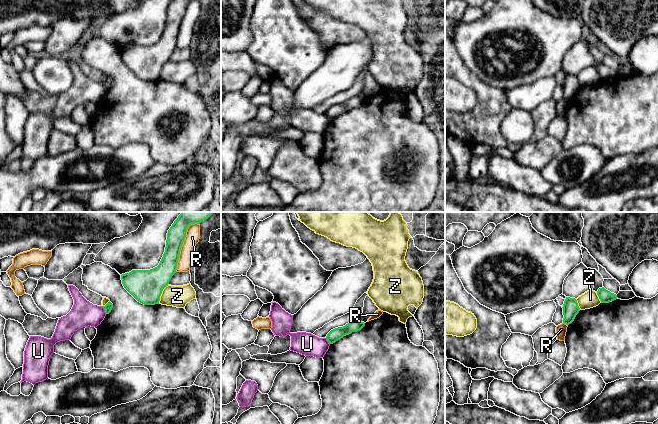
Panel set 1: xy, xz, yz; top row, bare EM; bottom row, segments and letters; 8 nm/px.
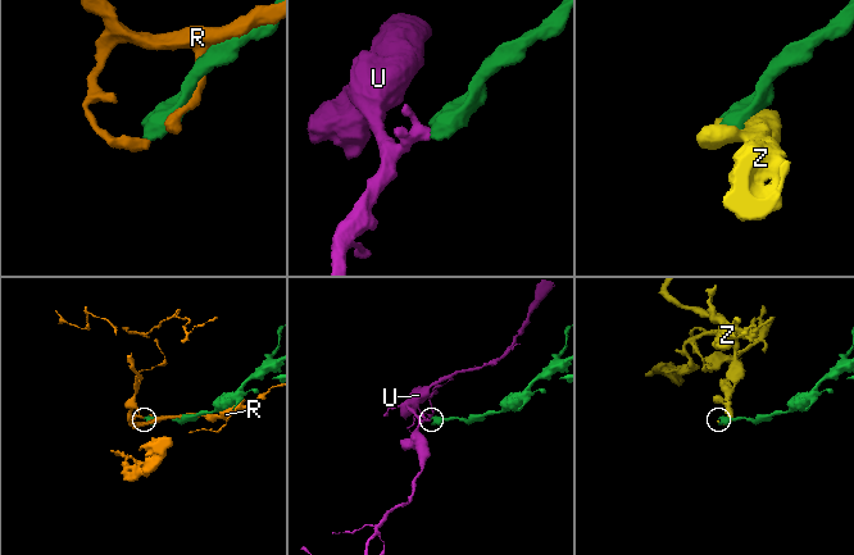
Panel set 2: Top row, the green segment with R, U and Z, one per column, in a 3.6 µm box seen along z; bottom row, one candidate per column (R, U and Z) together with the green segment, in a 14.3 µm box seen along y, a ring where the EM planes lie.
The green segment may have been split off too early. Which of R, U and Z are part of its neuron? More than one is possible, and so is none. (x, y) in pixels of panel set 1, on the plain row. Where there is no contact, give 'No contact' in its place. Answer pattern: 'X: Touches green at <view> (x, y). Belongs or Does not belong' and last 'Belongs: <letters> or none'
R: Touches green at xy (180, 24). Does not belong
U: Touches green at xy (104, 85). Does not belong
Z: Touches green at xy (161, 69). Does not belong
Belongs: none

